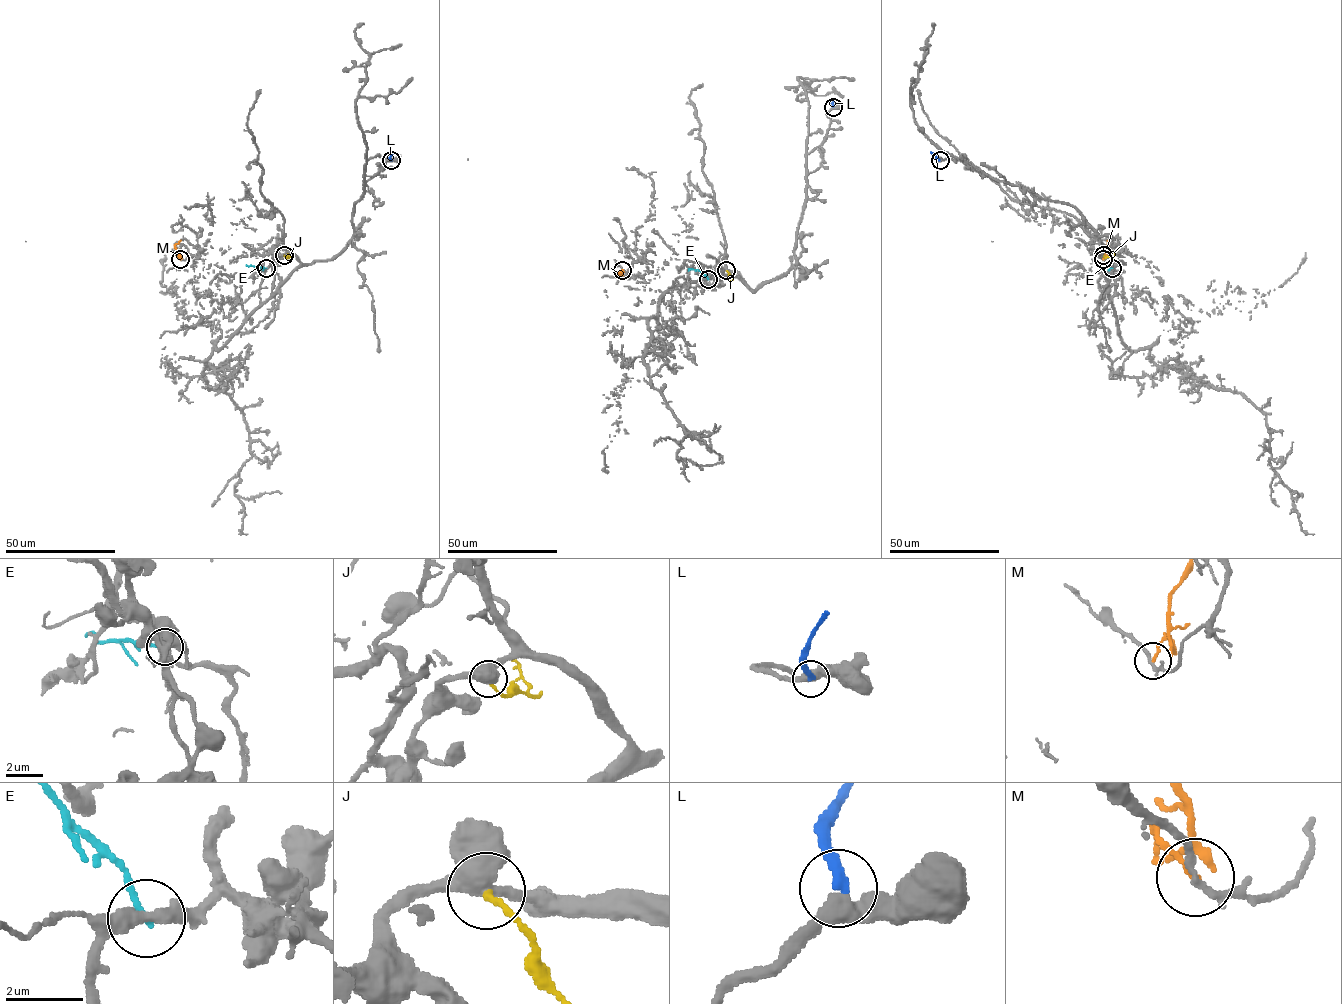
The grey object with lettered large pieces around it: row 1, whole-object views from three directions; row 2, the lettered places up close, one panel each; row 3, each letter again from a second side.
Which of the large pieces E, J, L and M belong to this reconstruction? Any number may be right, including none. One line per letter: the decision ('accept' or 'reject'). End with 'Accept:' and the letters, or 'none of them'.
E: reject
J: reject
L: accept
M: reject
Accept: L

